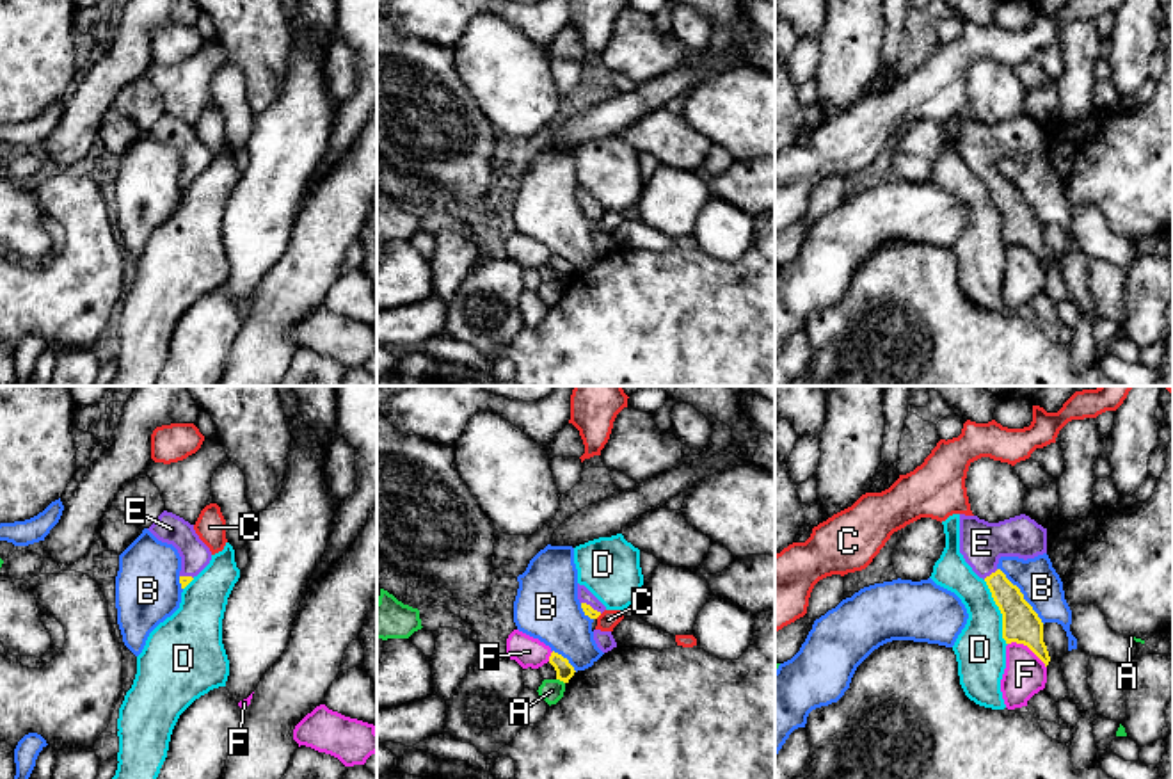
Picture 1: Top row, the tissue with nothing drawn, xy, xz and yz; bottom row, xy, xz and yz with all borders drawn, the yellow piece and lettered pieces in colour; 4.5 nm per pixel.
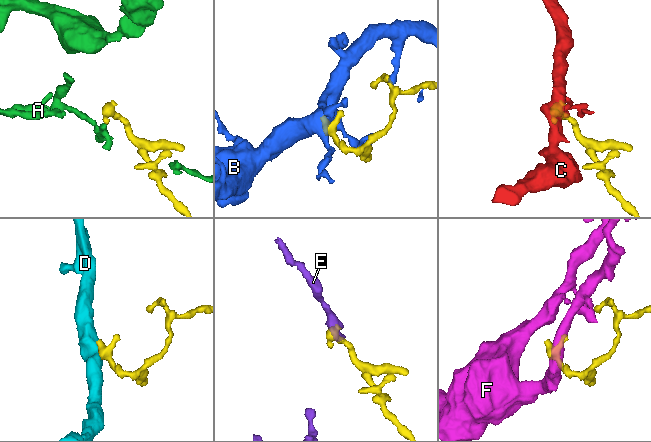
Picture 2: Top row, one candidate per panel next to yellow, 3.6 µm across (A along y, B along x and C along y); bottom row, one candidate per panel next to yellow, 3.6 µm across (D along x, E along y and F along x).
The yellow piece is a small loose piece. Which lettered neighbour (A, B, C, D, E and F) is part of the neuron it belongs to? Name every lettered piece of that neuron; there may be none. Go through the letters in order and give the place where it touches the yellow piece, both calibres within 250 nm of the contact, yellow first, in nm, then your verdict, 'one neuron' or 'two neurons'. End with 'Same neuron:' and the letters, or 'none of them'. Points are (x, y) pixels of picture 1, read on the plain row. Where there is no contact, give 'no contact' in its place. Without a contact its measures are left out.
A: xz (560, 281) | 80/110 nm | two neurons
B: yz (1022, 198) | 170/190 nm | two neurons
C: xz (598, 217) | 50/90 nm | two neurons
D: yz (1001, 214) | 170/220 nm | two neurons
E: yz (992, 175) | 160/200 nm | one neuron
F: yz (1028, 248) | 170/190 nm | two neurons
Same neuron: E

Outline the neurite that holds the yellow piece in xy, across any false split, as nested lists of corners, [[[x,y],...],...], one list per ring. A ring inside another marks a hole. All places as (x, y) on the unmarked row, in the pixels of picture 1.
[[[164,112],[148,130],[158,142],[172,146],[181,158],[180,185],[185,190],[211,162],[210,149],[199,141],[194,126]]]

